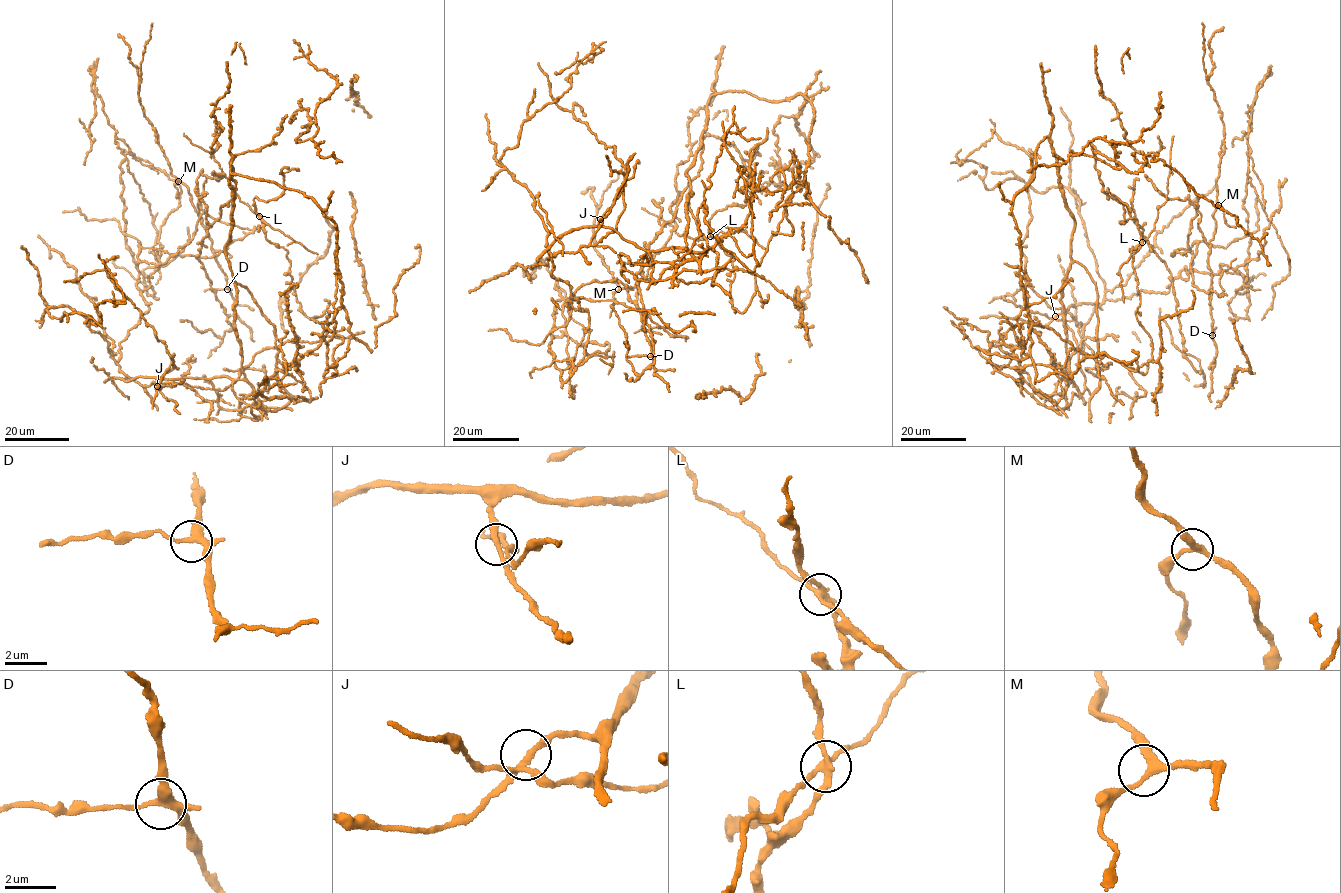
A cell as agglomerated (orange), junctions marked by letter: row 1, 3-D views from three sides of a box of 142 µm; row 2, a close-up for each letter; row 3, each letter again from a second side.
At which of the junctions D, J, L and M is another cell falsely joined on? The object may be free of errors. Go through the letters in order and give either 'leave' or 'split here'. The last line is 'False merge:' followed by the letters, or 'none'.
D: leave
J: leave
L: split here
M: leave
False merge: L

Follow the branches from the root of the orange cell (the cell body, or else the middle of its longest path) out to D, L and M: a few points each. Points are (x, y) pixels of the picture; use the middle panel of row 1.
D: (554, 265), (578, 300), (568, 309), (583, 284), (632, 288), (642, 272), (650, 356)
L: (554, 265), (601, 219), (685, 247), (709, 98), (800, 93), (804, 184), (742, 312), (710, 236)
M: (554, 265), (578, 300), (568, 309), (583, 284), (632, 288), (642, 272), (636, 302), (618, 289)

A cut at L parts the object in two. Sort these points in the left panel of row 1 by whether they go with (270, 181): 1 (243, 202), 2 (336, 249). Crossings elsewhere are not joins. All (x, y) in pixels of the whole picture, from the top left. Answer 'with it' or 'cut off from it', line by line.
1: cut off from it
2: with it

